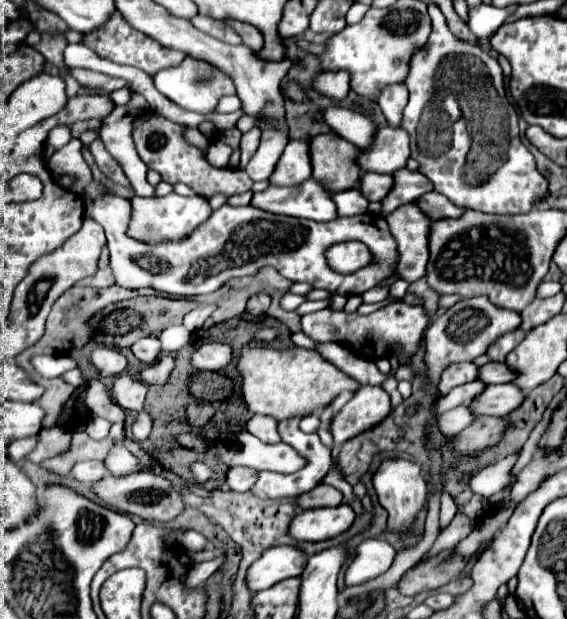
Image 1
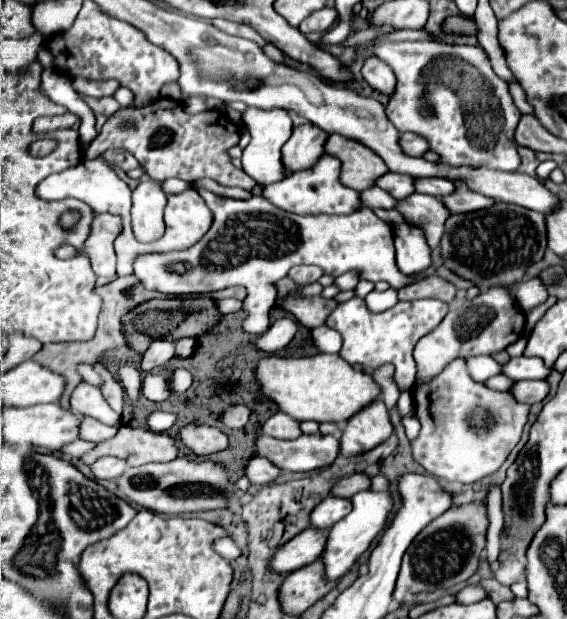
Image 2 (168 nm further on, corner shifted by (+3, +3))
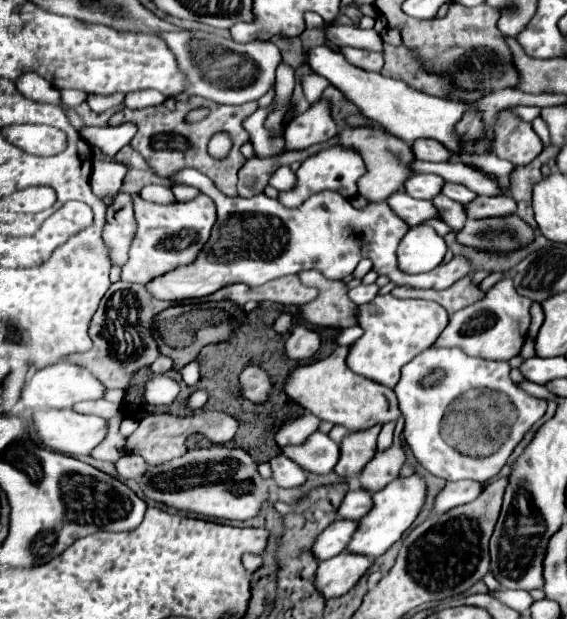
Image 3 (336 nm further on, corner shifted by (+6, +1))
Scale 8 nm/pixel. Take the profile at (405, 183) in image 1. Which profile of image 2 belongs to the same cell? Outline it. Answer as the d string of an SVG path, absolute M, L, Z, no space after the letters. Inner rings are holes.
M415 178L415 192L431 194L431 196L447 196L449 192L455 192L455 186L445 178Z

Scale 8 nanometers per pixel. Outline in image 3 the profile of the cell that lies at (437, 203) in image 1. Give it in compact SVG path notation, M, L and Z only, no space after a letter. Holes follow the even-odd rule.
M510 194L504 196L478 196L466 204L468 218L504 218L516 214L516 200Z

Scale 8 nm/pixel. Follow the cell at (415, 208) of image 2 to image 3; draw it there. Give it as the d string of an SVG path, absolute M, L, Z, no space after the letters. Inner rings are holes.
M440 194L438 198L434 198L434 206L438 206L438 210L442 210L442 218L448 226L452 226L456 232L462 230L466 218L468 218L466 210L464 210L464 204L460 204L456 200L450 200L444 194Z

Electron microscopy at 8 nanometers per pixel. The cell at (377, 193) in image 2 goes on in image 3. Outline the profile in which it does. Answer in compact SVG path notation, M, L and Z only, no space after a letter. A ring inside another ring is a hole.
M398 192L398 194L392 194L388 200L388 206L400 216L406 220L406 224L410 228L416 228L416 226L422 226L424 222L432 220L432 218L440 218L436 206L430 202L430 200L414 200L412 196L408 196L406 192Z

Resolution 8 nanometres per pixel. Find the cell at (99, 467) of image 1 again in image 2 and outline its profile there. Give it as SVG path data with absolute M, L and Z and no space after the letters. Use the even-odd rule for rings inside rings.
M103 456L99 460L95 460L91 464L91 472L97 480L113 480L117 476L121 476L121 472L125 470L125 460L119 458L111 458L111 456Z

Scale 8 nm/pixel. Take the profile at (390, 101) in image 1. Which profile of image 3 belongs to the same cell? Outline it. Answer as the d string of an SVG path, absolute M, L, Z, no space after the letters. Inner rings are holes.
M342 46L340 52L348 58L350 64L366 68L366 70L374 70L380 72L384 58L380 52L370 52L370 50L362 50L362 48L352 48L352 46Z

